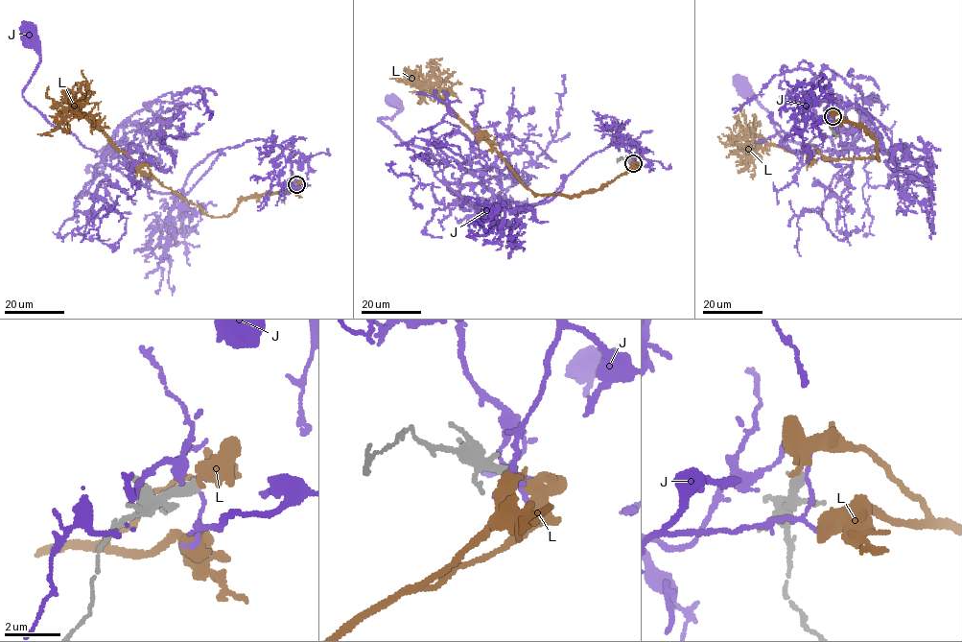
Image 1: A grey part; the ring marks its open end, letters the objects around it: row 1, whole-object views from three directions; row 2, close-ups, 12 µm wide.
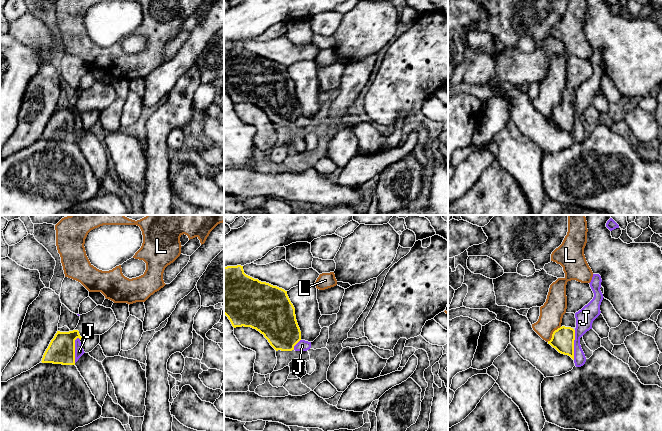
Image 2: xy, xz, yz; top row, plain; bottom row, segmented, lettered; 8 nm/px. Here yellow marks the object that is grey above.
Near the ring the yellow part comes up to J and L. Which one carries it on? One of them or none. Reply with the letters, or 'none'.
none

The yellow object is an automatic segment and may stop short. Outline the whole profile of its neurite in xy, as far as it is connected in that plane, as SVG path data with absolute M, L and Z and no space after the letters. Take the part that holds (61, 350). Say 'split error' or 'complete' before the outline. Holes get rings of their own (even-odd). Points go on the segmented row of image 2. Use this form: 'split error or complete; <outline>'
split error; M98 305L92 311L80 315L73 331L57 331L46 349L42 363L75 365L75 340L87 335L102 335L117 322L111 308Z

